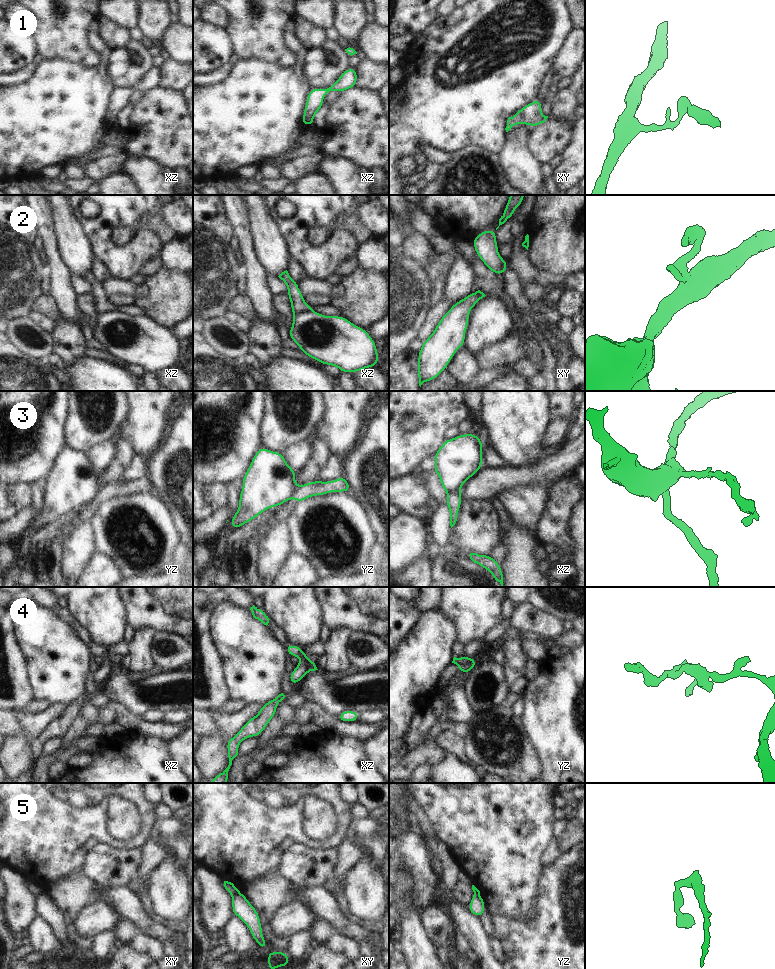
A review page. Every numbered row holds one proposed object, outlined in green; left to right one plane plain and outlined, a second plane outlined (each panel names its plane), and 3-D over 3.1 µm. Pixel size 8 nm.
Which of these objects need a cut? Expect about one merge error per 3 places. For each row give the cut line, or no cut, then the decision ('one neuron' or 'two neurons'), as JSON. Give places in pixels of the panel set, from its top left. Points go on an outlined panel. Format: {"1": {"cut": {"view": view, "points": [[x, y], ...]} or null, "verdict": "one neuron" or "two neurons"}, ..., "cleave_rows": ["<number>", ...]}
{"1": {"cut": null, "verdict": "one neuron"}, "2": {"cut": {"view": "xz", "points": [[311, 308], [294, 314]]}, "verdict": "two neurons"}, "3": {"cut": {"view": "xz", "points": [[459, 490], [451, 490], [447, 493]]}, "verdict": "two neurons"}, "4": {"cut": {"view": "yz", "points": [[472, 658], [467, 663], [459, 663], [457, 665]]}, "verdict": "two neurons"}, "5": {"cut": {"view": "xy", "points": [[238, 892], [232, 897]]}, "verdict": "two neurons"}, "cleave_rows": ["2", "3", "4", "5"]}

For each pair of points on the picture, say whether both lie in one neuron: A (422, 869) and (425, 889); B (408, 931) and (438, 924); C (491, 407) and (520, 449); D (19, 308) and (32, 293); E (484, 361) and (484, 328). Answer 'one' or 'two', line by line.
A: one
B: two
C: one
D: one
E: two

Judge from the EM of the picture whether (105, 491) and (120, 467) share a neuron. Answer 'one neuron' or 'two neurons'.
two neurons

